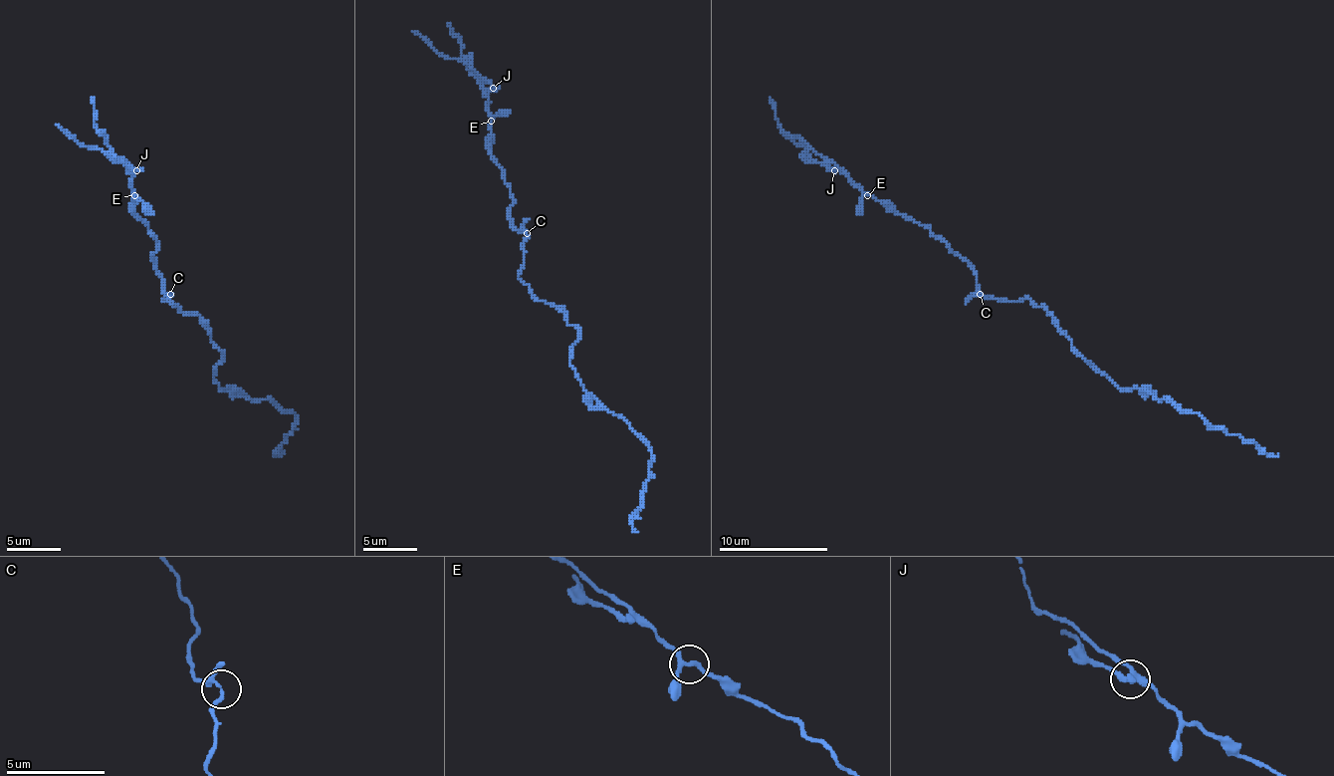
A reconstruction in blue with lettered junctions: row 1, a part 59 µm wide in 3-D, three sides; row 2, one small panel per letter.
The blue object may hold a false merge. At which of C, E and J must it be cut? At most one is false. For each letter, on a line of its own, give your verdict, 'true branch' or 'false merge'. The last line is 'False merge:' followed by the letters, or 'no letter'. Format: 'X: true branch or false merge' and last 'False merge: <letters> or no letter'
C: true branch
E: true branch
J: false merge
False merge: J

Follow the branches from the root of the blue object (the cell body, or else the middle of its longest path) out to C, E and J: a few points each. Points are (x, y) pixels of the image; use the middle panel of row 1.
C: (521, 279), (518, 271), (524, 262), (527, 232)
E: (521, 279), (518, 271), (524, 262), (527, 235), (516, 230), (510, 219), (513, 194), (491, 153), (491, 121)
J: (521, 279), (518, 271), (524, 262), (527, 235), (513, 227), (513, 194), (491, 153), (488, 94), (494, 89)

